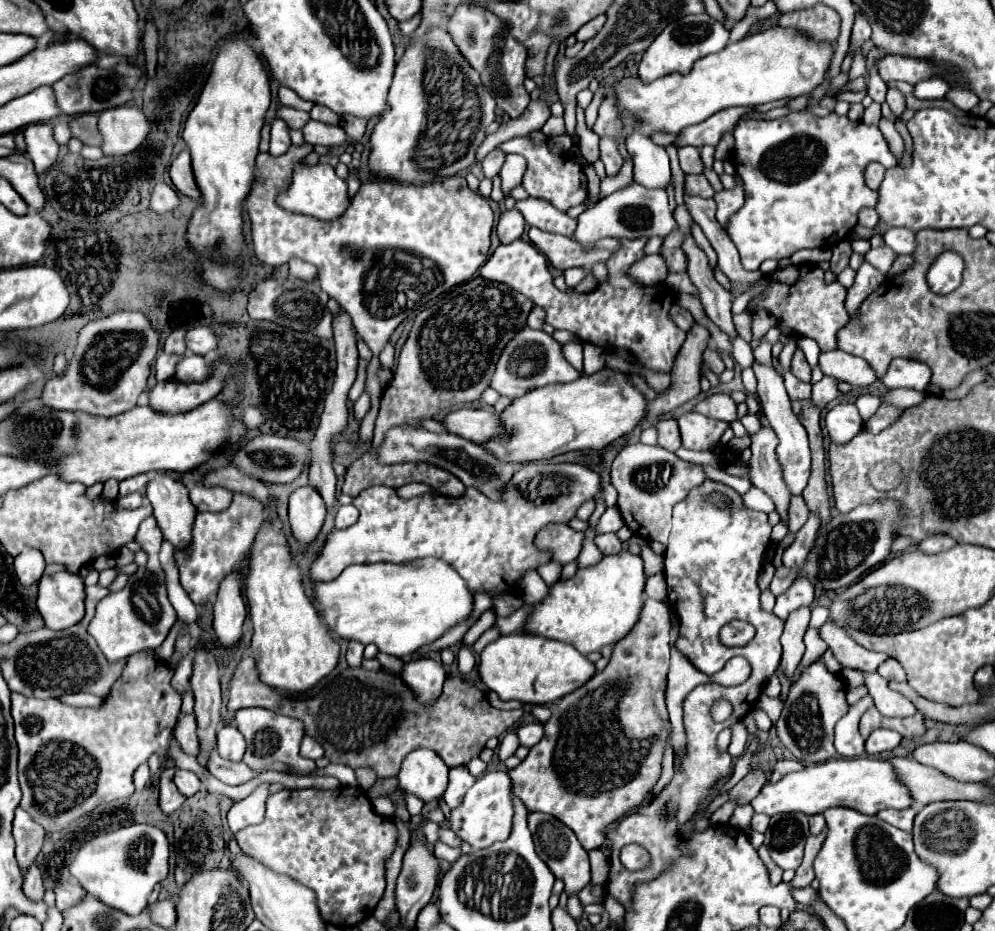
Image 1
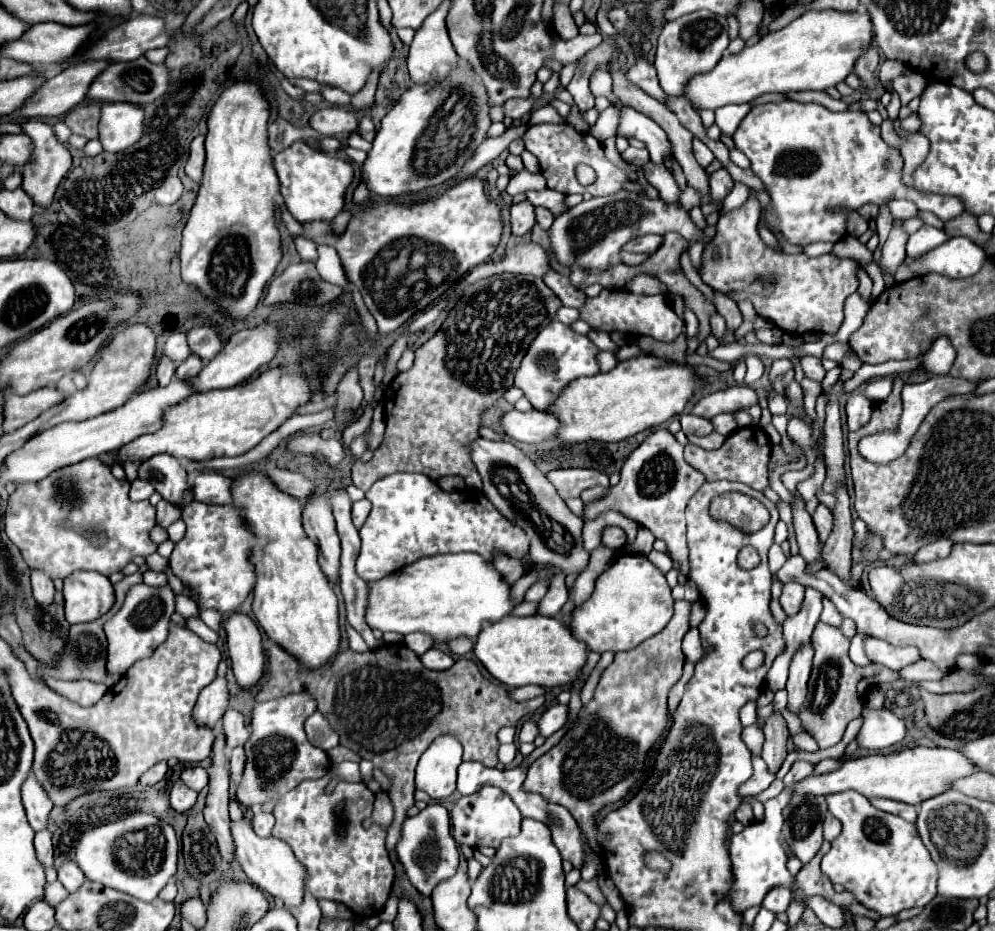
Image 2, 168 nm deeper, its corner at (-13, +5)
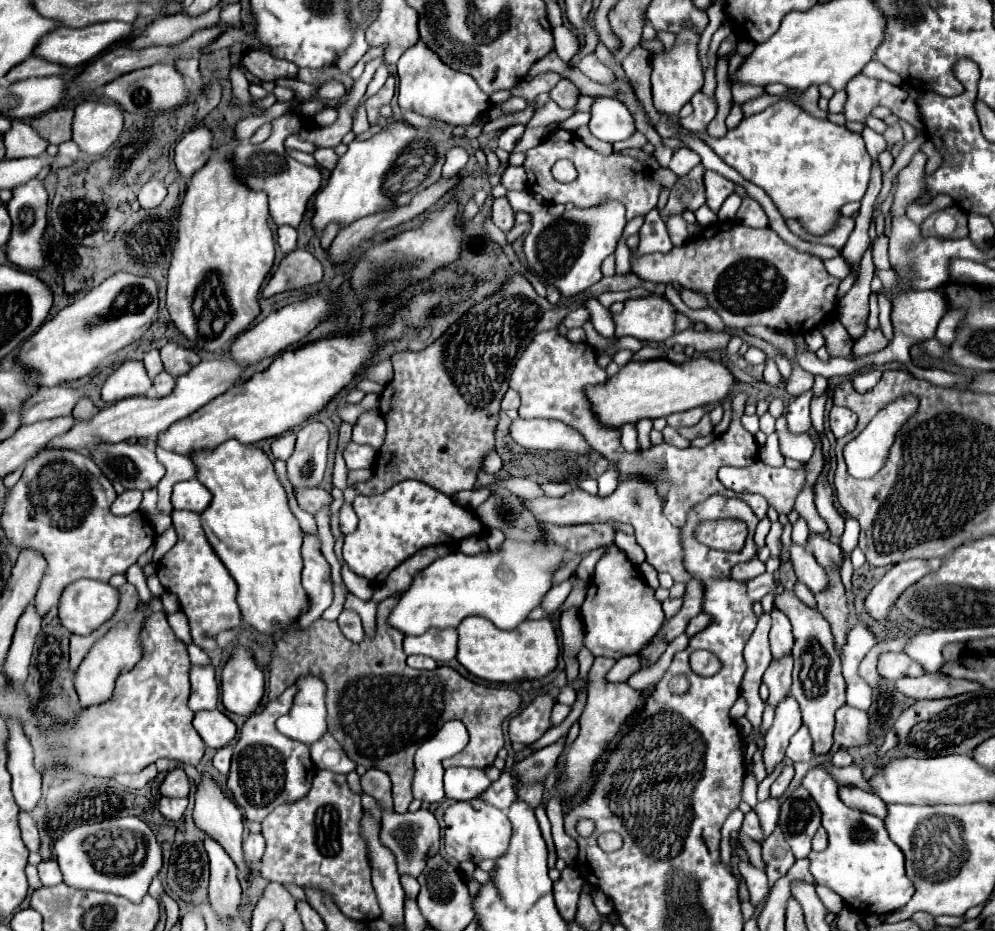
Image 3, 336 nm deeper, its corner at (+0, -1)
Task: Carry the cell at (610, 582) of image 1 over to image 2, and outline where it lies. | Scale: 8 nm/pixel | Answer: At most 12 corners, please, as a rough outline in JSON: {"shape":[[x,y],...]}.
{"shape":[[623,554],[573,610],[593,652],[625,652],[673,616],[665,576]]}

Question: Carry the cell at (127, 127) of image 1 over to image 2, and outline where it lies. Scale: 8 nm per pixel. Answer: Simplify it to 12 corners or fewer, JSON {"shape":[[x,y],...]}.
{"shape":[[101,104],[99,140],[121,152],[143,134],[143,110]]}

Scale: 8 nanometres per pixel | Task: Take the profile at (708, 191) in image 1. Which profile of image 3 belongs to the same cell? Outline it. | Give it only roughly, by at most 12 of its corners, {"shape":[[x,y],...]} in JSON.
{"shape":[[704,172],[706,206],[714,212],[734,192],[734,182]]}

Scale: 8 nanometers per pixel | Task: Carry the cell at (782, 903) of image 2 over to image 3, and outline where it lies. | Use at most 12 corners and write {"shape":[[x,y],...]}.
{"shape":[[746,862],[738,872],[750,890],[750,902],[758,910],[768,900],[766,874]]}

